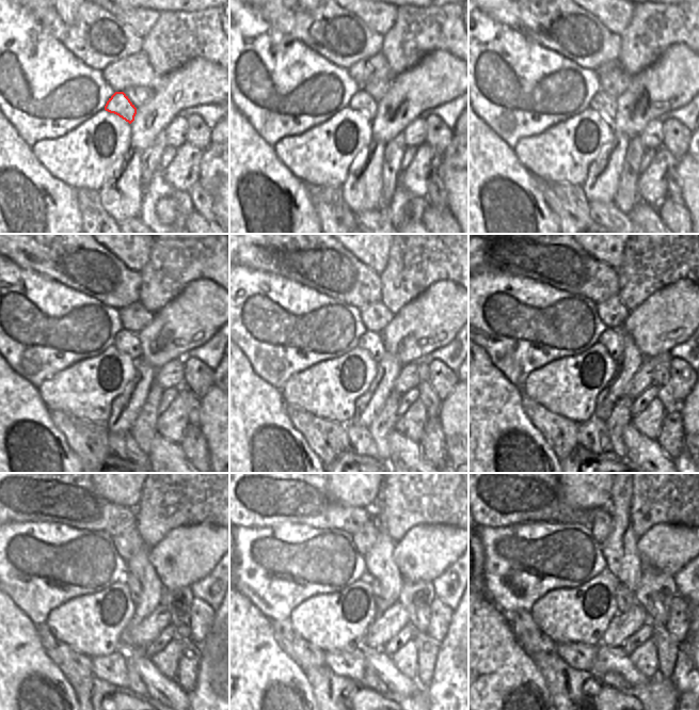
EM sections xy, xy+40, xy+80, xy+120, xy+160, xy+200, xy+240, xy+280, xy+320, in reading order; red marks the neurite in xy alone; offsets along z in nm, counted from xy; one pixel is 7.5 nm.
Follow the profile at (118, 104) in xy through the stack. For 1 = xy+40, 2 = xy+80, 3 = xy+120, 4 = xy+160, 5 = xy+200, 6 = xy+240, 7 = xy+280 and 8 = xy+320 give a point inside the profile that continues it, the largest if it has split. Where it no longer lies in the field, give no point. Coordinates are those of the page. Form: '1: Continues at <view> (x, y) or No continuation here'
1: Continues at xy+40 (361, 101)
2: Continues at xy+80 (602, 103)
3: Continues at xy+120 (126, 342)
4: Continues at xy+160 (371, 342)
5: Continues at xy+200 (610, 338)
6: Continues at xy+240 (132, 583)
7: Continues at xy+280 (377, 588)
8: Continues at xy+320 (624, 597)

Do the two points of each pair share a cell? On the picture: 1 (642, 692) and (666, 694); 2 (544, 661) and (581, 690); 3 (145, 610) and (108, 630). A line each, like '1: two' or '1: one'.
1: one
2: one
3: two

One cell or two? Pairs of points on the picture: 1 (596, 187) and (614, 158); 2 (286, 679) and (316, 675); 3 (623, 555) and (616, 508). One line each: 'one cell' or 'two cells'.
1: one cell
2: two cells
3: one cell

